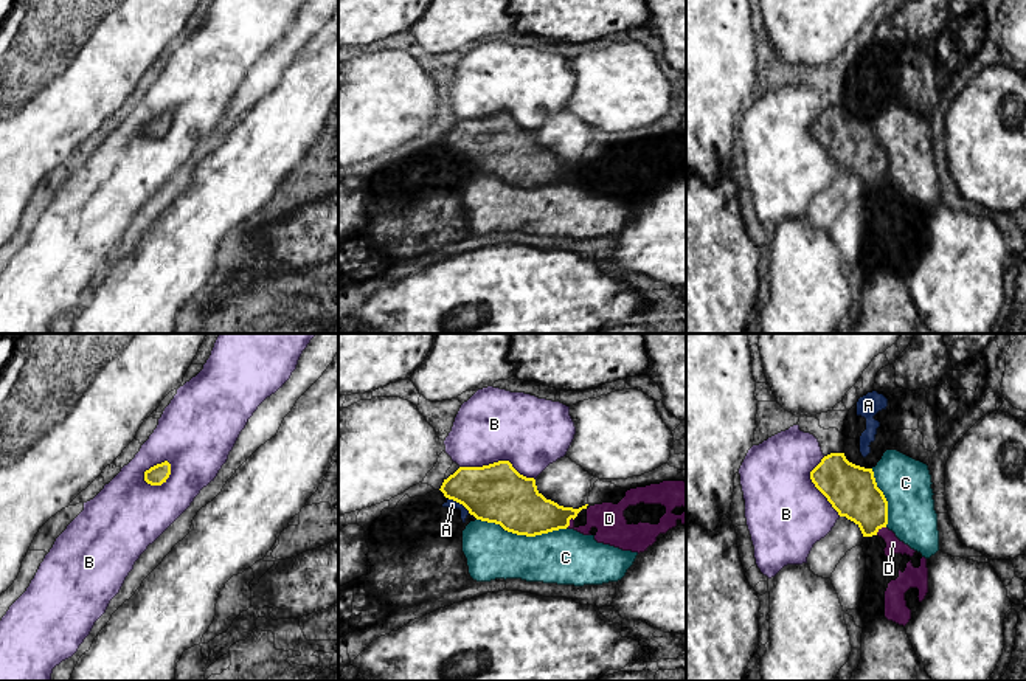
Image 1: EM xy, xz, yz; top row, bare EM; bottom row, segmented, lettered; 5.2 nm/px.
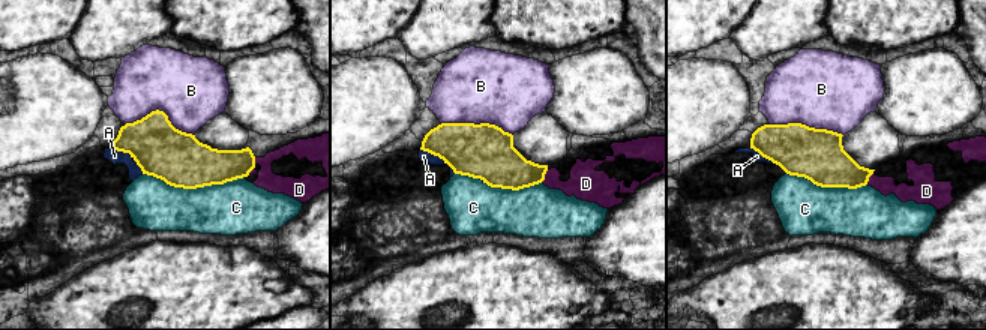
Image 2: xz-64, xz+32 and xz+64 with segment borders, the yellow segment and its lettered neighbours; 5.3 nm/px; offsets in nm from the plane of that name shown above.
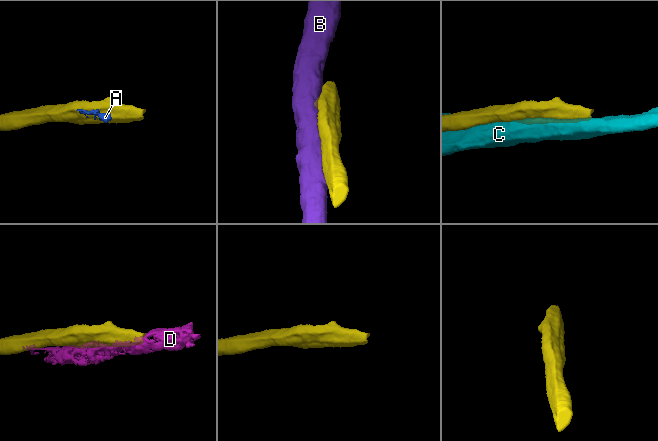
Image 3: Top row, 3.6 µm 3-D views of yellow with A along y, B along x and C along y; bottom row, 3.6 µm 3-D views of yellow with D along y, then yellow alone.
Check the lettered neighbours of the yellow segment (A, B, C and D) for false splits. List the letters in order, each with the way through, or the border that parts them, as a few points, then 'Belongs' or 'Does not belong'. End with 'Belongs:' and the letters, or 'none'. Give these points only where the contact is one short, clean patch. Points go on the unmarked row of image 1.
A: Boundary: xz (449, 151), (460, 155), (469, 165). Does not belong
B: Does not belong
C: Does not belong
D: Does not belong
Belongs: none

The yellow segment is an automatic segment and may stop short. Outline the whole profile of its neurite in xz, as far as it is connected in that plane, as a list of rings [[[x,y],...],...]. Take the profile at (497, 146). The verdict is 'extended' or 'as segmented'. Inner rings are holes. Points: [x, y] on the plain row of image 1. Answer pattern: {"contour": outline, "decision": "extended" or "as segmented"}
{"contour": [[[509,113],[483,119],[459,119],[439,141],[463,157],[477,172],[500,177],[504,183],[536,189],[567,181],[588,157],[573,161],[546,152],[534,130],[520,127]]], "decision": "as segmented"}

